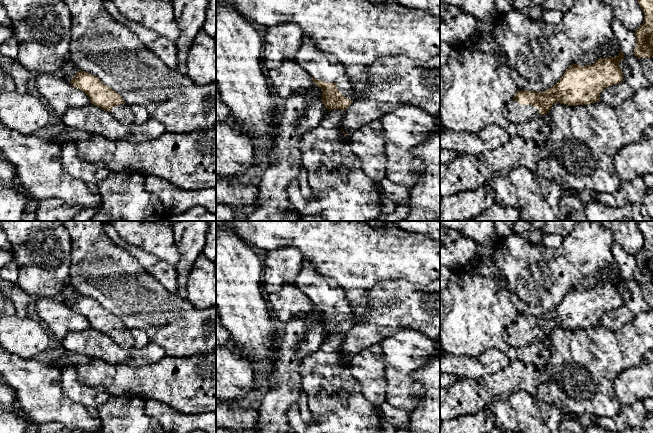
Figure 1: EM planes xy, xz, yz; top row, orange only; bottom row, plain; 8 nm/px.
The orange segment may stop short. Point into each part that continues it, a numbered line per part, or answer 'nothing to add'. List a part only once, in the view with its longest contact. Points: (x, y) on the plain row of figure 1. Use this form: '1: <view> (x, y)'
1: xz (321, 290)

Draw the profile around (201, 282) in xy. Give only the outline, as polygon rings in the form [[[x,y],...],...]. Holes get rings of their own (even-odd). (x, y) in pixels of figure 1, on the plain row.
[[[203,253],[196,258],[187,277],[187,300],[196,309],[216,306],[216,262]]]

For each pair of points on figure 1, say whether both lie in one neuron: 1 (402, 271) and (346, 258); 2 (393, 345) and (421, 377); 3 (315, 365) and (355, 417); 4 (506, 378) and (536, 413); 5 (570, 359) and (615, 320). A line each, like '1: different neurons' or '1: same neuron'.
1: same neuron
2: different neurons
3: same neuron
4: different neurons
5: different neurons

